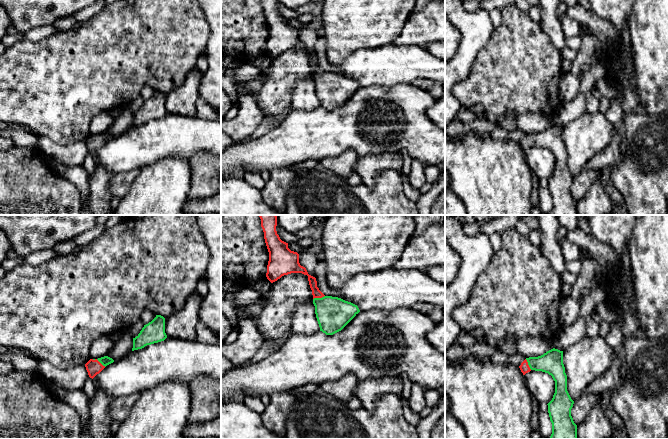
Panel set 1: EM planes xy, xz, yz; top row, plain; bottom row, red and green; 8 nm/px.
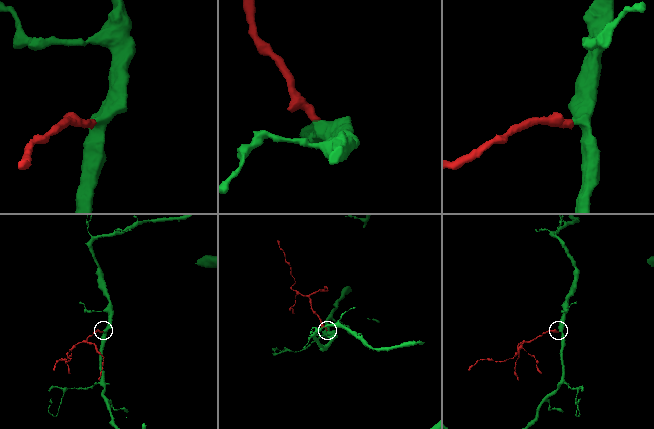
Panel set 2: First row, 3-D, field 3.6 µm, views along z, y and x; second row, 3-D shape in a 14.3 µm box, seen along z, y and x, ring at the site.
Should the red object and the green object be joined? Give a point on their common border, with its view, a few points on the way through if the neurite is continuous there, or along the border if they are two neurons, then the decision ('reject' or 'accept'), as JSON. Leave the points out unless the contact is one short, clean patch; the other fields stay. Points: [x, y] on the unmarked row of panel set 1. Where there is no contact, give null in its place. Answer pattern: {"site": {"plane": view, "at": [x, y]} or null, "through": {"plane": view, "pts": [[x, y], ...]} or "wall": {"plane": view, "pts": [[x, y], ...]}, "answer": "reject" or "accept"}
{"site": {"plane": "xy", "at": [98, 137]}, "through": {"plane": "xy", "pts": [[93, 143], [98, 137], [105, 136]]}, "answer": "accept"}

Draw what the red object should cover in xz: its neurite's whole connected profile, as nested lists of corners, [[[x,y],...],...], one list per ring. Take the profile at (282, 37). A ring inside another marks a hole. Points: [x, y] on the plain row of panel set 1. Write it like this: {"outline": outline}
{"outline": [[[261,0],[269,28],[267,55],[273,59],[291,49],[307,51],[320,107],[326,111],[341,107],[360,88],[358,82],[338,73],[325,72],[317,63],[316,54],[300,41],[299,30],[291,27],[288,19],[280,15],[276,2],[277,0]]]}

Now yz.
{"outline": [[[551,125],[538,133],[526,134],[519,142],[523,151],[531,146],[542,147],[555,157],[555,169],[547,180],[552,210],[549,215],[578,215],[577,201],[571,192],[574,177],[567,167],[567,151],[563,140],[563,127]]]}

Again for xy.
{"outline": [[[104,132],[98,135],[90,135],[86,140],[86,146],[90,154],[94,154],[99,150],[107,141],[113,139],[114,136],[108,132]]]}

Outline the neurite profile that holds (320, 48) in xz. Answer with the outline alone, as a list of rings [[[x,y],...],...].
[[[323,38],[316,43],[315,54],[317,57],[317,63],[325,72],[340,74],[341,68],[339,66],[334,66],[328,62],[326,57],[326,48],[327,48],[327,43]]]

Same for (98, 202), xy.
[[[97,164],[95,171],[88,176],[89,194],[83,205],[80,215],[112,215],[111,200],[114,196],[109,189],[109,181],[114,174],[107,172]]]

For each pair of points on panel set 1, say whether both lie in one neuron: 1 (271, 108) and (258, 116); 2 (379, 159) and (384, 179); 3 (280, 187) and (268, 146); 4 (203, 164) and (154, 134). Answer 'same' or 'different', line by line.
1: different
2: different
3: different
4: different

